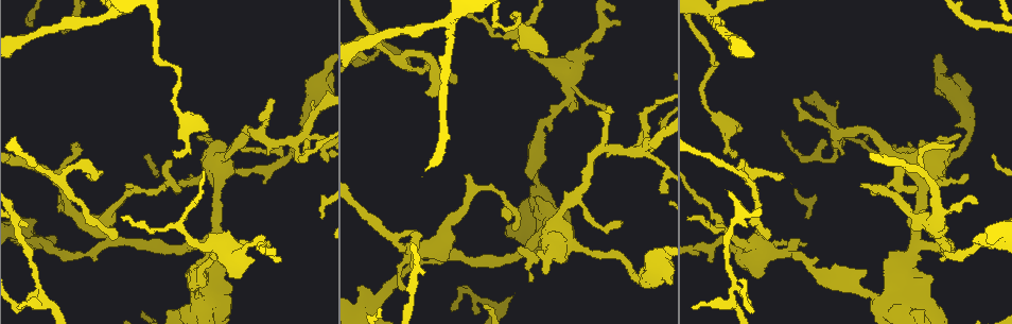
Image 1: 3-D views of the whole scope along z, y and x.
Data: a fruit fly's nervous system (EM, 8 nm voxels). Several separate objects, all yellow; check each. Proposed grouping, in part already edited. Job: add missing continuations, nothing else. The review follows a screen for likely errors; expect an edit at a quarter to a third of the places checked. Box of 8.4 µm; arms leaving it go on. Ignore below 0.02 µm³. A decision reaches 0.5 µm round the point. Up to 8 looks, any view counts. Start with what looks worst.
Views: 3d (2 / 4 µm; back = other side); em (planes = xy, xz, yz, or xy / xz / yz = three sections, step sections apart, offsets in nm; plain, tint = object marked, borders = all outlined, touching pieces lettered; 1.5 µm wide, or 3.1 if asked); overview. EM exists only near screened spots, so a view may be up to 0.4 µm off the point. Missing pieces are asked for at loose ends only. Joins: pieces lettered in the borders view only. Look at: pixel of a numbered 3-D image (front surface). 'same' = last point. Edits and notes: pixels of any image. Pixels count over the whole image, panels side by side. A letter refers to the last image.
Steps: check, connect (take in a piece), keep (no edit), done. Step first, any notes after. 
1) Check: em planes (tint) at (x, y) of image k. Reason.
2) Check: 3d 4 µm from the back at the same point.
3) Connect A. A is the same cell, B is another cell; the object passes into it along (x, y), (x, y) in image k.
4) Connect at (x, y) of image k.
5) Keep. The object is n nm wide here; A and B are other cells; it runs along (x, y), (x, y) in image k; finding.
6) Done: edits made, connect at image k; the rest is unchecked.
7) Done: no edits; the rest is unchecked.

Check: em planes (borders) at (455, 83) of image 1. Thin end.

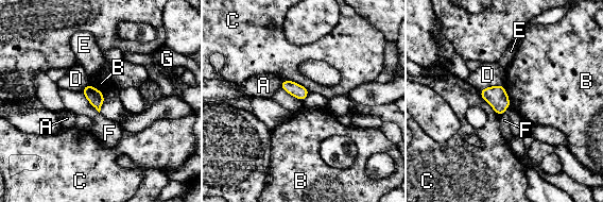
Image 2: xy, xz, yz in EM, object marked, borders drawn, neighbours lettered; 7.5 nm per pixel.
Keep. The object is 100 nm wide here; A, B, C, D, E, F and G are other cells; a border runs along (502, 84), (511, 105) in image 2; no lettered piece goes on from it.

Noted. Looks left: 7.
Check: 3d 2 µm at (863, 183) of image 1. Branch stops here.

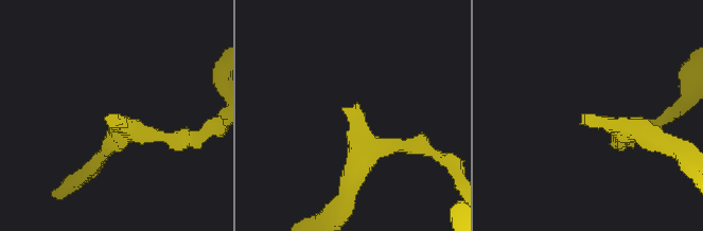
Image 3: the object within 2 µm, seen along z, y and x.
Check: em planes (borders) at (585, 114) of image 3. Need the tissue.

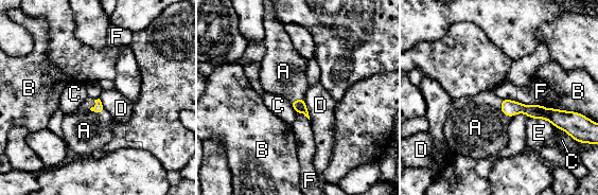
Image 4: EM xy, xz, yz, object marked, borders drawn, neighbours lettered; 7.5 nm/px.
Connect A. A is the same cell, B, C, D, E and F are other cells; the object passes into it along (100, 108), (98, 112), (84, 130) in image 4; the neuron continues.

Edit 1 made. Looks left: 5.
Check: overview. See it whole again.

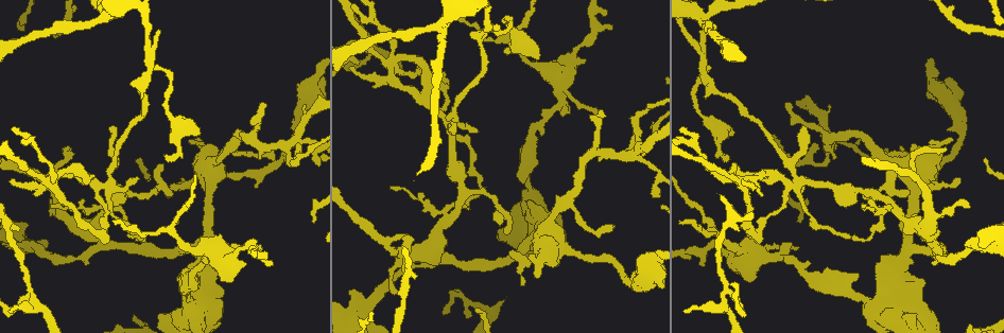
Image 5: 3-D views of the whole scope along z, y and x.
Check: 3d 4 µm at (168, 155) of image 5. Thin end.

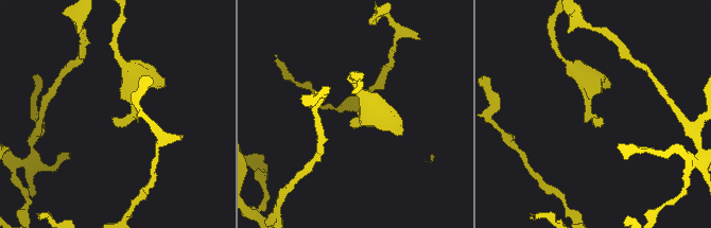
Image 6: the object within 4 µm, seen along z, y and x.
Check: em planes (borders) at (355, 127) of image 6.

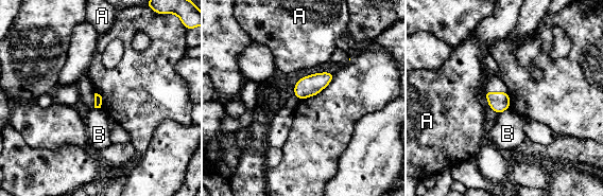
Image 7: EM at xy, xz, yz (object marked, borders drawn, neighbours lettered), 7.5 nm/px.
Keep. The longest contact is with B, 100 nm; A and B are other cells; a border runs along (510, 106), (500, 114) in image 7; no lettered piece goes on from it.

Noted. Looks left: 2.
Done: edits made, connect at image 4; the rest is unchecked.

